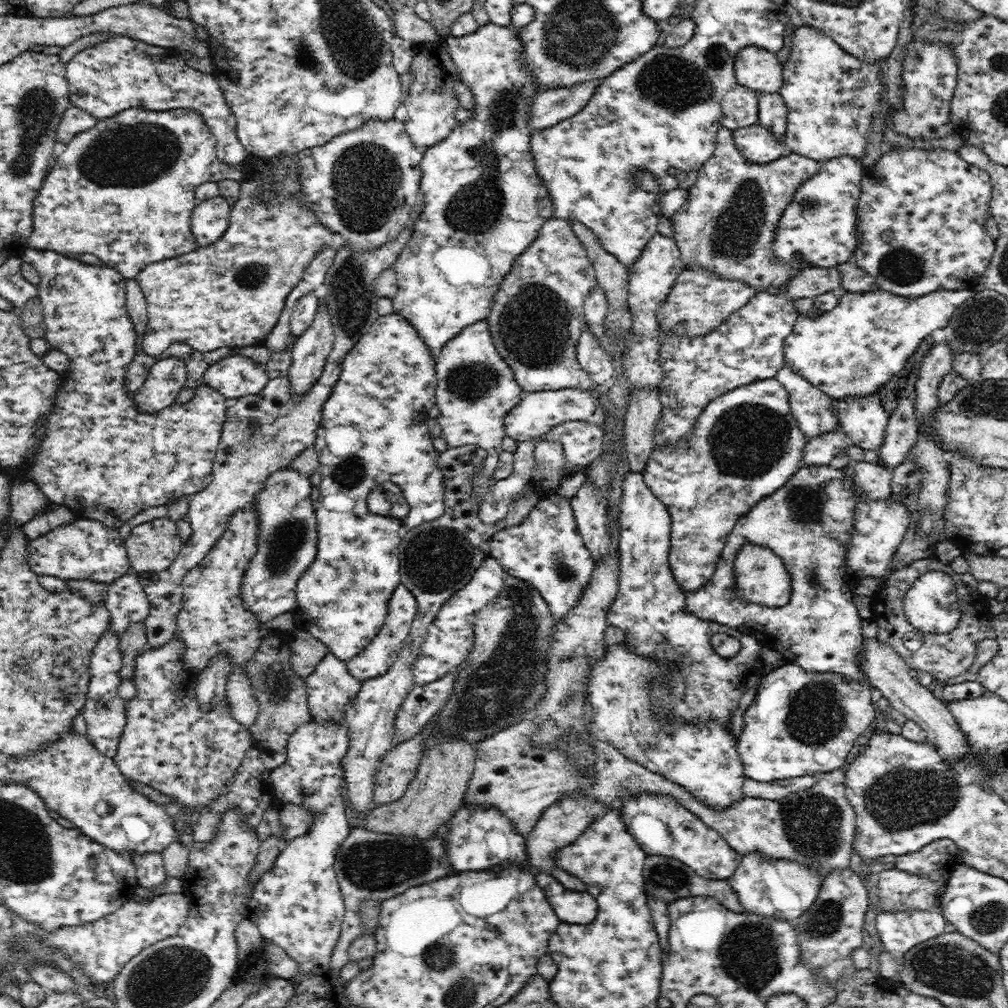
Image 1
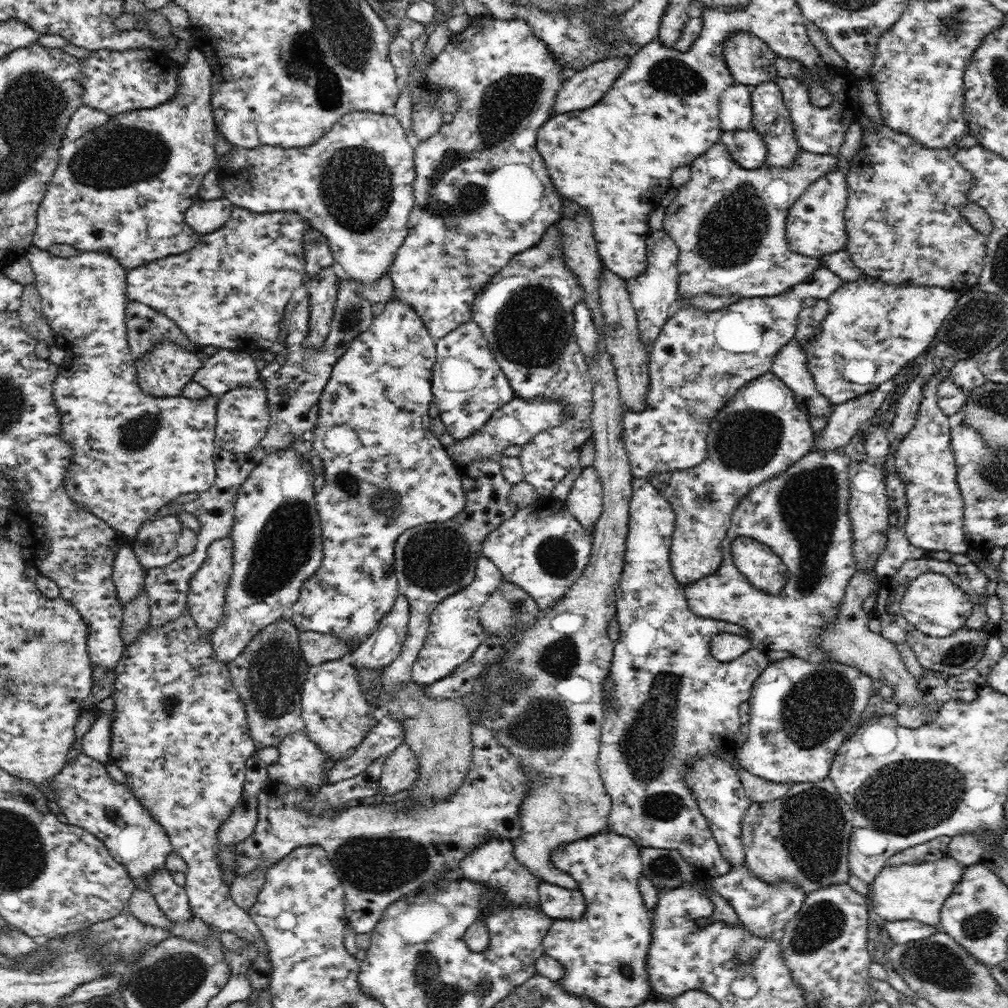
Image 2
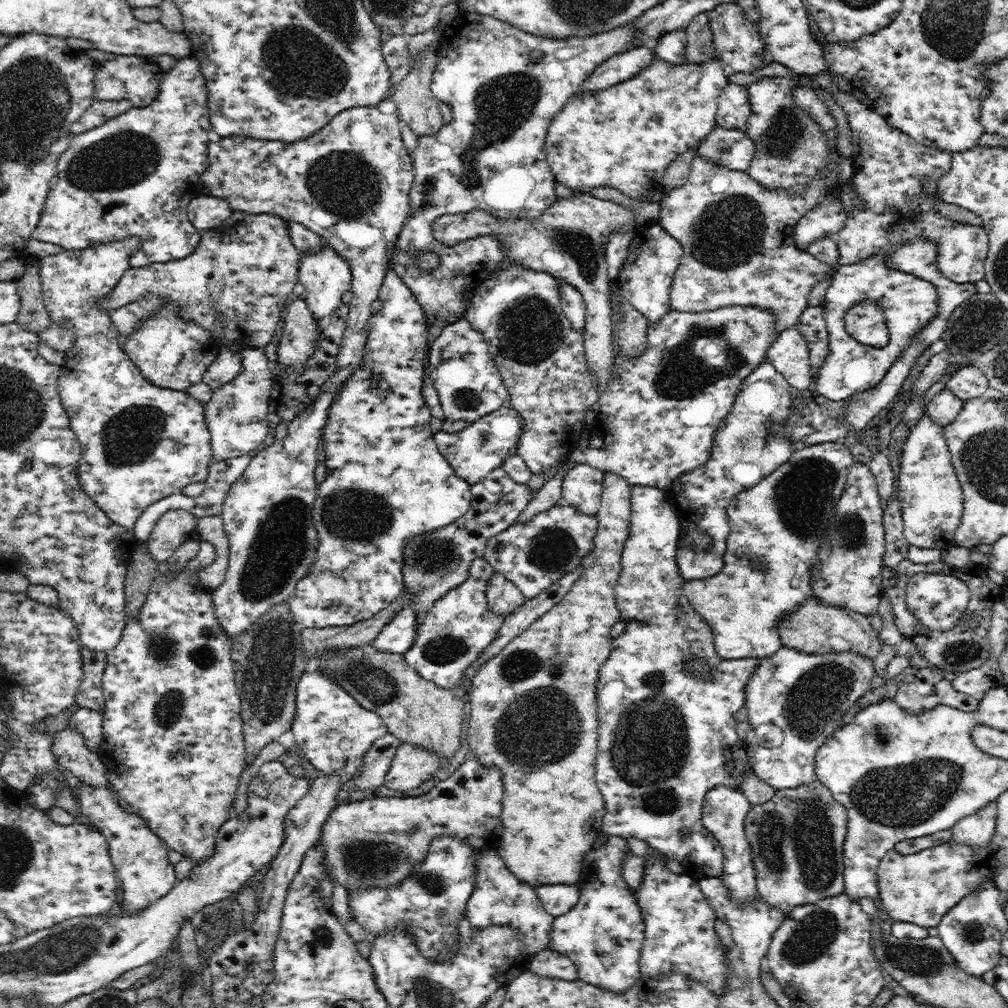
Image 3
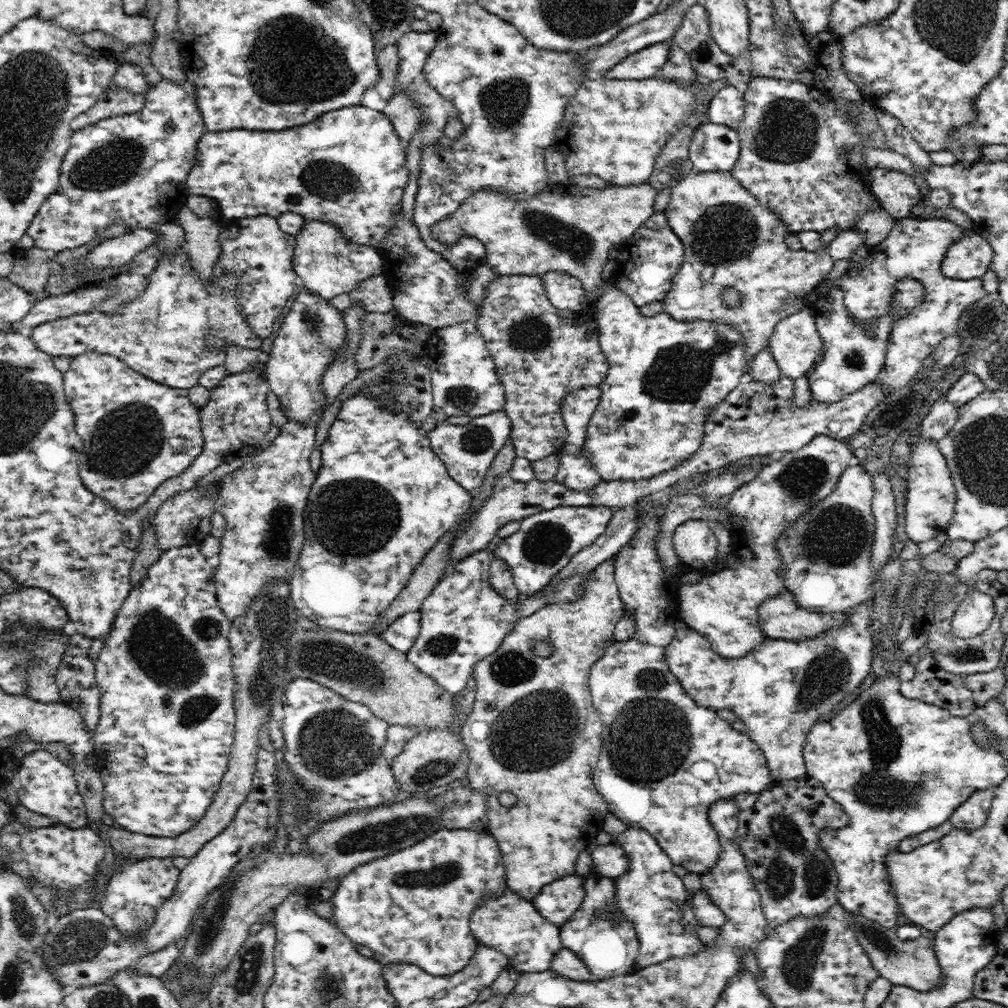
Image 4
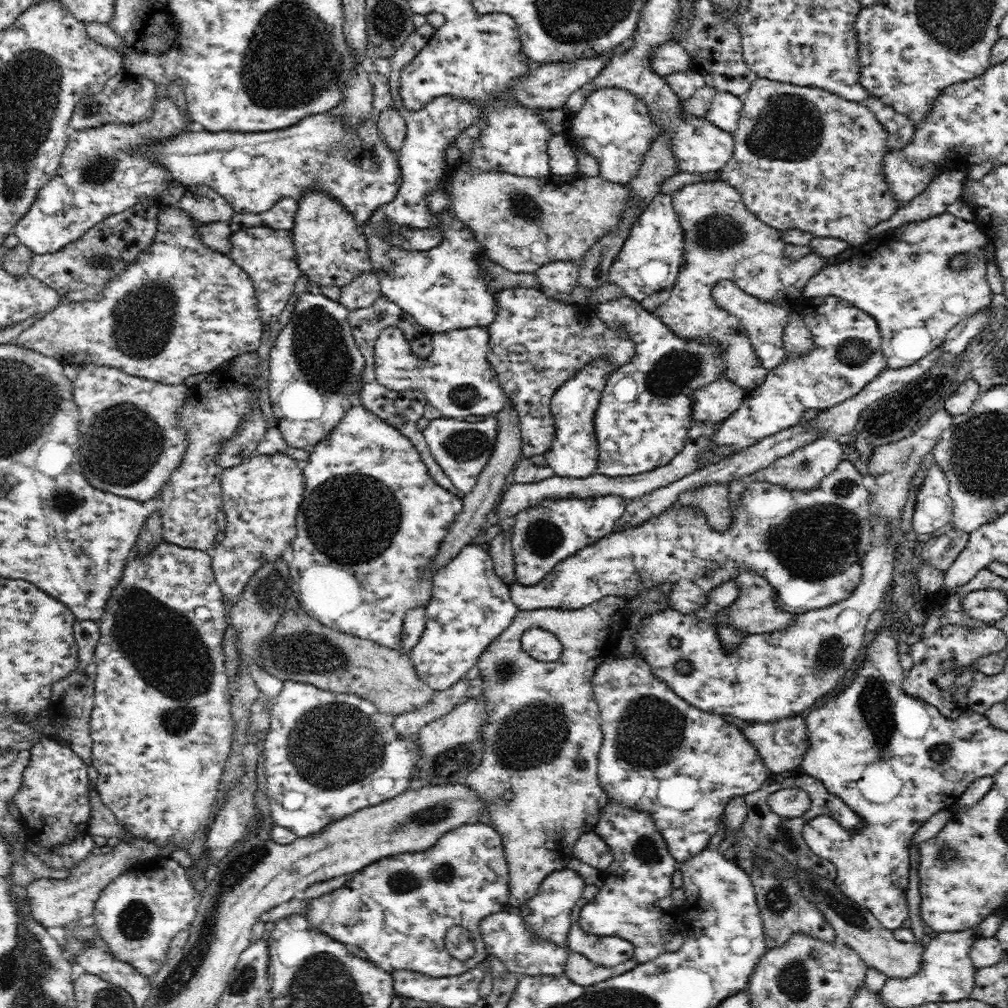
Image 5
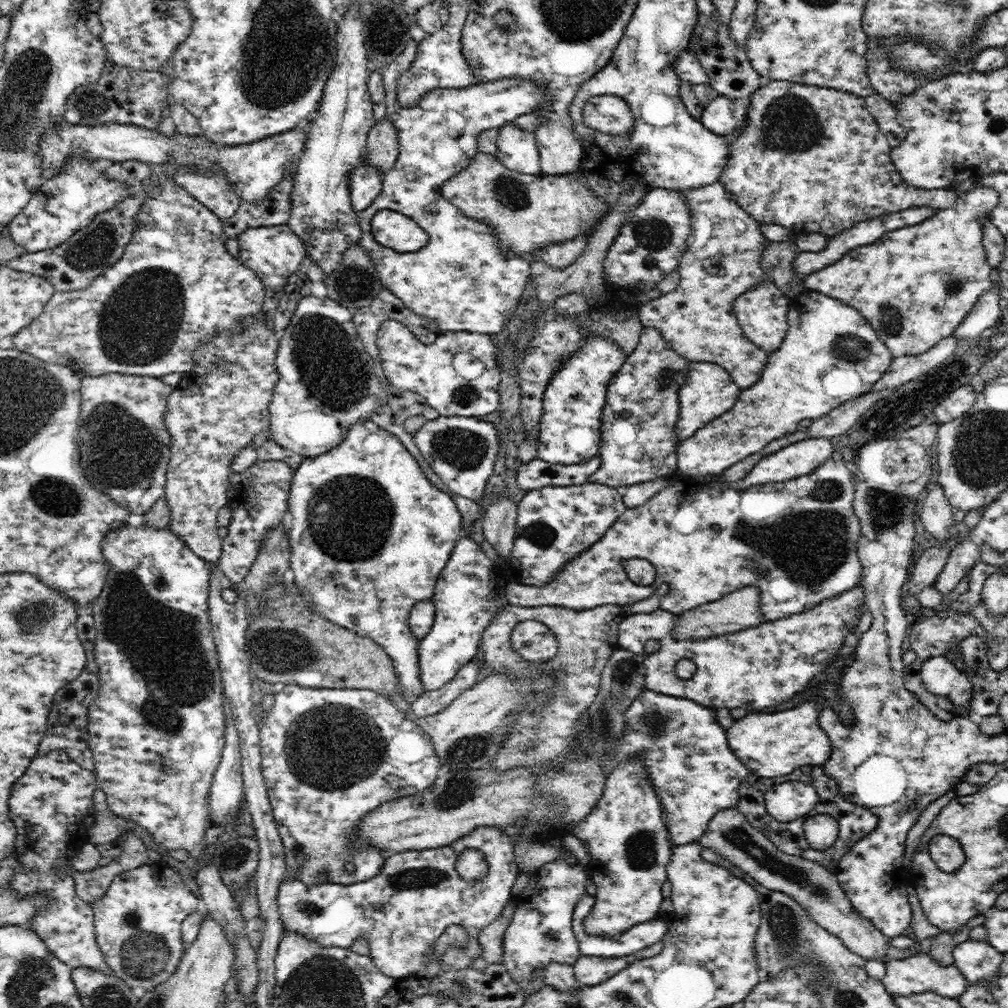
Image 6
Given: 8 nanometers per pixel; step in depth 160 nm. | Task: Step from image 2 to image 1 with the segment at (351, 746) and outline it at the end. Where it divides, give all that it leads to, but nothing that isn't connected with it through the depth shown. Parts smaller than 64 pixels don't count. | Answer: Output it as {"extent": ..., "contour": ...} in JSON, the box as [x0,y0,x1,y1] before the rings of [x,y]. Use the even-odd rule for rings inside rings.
{"extent":[305,652,363,725],"contour":[[[328,652],[315,671],[306,678],[305,683],[312,719],[316,719],[324,725],[333,725],[345,717],[345,708],[357,696],[363,681],[350,674],[345,661],[340,660],[334,653]]]}

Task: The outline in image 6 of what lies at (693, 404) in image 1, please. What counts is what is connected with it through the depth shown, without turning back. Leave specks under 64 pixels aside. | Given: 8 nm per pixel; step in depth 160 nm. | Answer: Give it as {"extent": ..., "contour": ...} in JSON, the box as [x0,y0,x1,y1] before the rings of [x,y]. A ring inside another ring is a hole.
{"extent":[587,327,688,490],"contour":[[[643,327],[639,348],[627,356],[614,375],[602,414],[600,466],[587,480],[623,490],[629,486],[666,477],[678,470],[676,424],[680,413],[678,390],[686,384],[688,364],[670,349],[660,331]]]}

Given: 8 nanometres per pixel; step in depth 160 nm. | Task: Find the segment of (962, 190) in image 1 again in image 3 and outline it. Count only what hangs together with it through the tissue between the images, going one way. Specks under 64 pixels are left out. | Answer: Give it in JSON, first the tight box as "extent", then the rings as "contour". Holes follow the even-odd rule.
{"extent":[813,72,989,283],"contour":[[[820,72],[813,79],[820,84],[822,88],[830,92],[836,102],[846,112],[847,119],[851,128],[853,155],[850,157],[854,165],[854,176],[850,182],[854,188],[854,192],[858,196],[858,200],[864,204],[862,210],[852,210],[846,219],[844,228],[838,232],[836,236],[836,244],[838,247],[838,263],[856,264],[860,260],[870,258],[874,254],[881,252],[884,258],[890,258],[890,254],[894,252],[894,248],[902,242],[908,242],[912,238],[921,236],[926,240],[933,240],[937,248],[937,265],[940,272],[947,280],[956,283],[975,283],[984,279],[985,276],[985,260],[989,249],[989,238],[982,225],[968,225],[960,223],[941,216],[934,209],[934,204],[938,200],[938,195],[928,195],[922,186],[922,180],[939,180],[940,176],[944,176],[950,170],[950,151],[943,151],[939,148],[922,145],[914,139],[910,138],[906,133],[899,131],[897,128],[890,126],[883,116],[868,106],[861,104],[852,93],[840,90],[836,84],[836,78],[827,72]]]}

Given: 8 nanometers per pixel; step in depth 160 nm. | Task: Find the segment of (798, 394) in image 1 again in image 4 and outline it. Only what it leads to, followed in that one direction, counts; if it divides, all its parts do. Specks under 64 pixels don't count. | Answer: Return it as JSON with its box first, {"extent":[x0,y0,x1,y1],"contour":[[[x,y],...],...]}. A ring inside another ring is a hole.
{"extent":[769,306,823,380],"contour":[[[807,306],[776,325],[774,332],[772,332],[769,346],[770,353],[772,353],[772,357],[778,363],[778,368],[781,370],[782,375],[790,377],[792,380],[807,375],[807,371],[812,369],[816,357],[823,353],[823,341],[819,336],[814,316]]]}

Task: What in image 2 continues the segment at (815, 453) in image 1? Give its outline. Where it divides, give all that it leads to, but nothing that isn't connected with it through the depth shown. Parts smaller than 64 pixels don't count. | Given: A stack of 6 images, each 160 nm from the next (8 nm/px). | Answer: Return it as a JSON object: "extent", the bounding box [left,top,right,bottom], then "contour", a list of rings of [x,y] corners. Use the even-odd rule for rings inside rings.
{"extent":[815,388,887,452],"contour":[[[878,388],[844,404],[833,405],[828,424],[816,440],[815,450],[842,452],[857,431],[874,417],[887,394]]]}

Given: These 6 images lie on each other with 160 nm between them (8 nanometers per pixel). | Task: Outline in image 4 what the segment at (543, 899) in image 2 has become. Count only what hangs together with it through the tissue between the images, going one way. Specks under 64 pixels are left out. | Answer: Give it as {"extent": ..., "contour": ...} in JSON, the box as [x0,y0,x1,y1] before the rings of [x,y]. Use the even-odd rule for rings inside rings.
{"extent":[532,876,585,927],"contour":[[[564,876],[546,884],[532,900],[542,917],[561,927],[580,908],[585,896],[585,877]]]}

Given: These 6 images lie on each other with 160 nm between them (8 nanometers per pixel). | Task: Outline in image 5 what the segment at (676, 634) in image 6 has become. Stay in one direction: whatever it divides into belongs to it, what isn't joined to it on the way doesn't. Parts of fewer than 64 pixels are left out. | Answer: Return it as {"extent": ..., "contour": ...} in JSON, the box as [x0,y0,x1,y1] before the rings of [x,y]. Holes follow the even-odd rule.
{"extent":[713,569,796,635],"contour":[[[742,569],[734,579],[738,583],[738,586],[740,586],[740,594],[738,594],[738,598],[734,600],[734,604],[730,608],[724,608],[716,616],[713,616],[714,621],[718,619],[718,623],[726,623],[726,625],[734,627],[737,631],[744,631],[750,635],[776,632],[776,630],[788,628],[794,622],[796,615],[778,608],[774,587],[762,575],[750,569],[747,571]]]}

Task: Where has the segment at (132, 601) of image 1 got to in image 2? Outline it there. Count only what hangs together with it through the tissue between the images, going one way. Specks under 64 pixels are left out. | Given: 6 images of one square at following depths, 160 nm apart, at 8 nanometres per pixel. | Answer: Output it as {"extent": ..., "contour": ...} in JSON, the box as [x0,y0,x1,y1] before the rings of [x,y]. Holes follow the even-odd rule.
{"extent":[112,544,146,607],"contour":[[[124,544],[113,562],[112,578],[122,607],[126,606],[140,590],[145,588],[146,570],[142,568],[134,548]]]}

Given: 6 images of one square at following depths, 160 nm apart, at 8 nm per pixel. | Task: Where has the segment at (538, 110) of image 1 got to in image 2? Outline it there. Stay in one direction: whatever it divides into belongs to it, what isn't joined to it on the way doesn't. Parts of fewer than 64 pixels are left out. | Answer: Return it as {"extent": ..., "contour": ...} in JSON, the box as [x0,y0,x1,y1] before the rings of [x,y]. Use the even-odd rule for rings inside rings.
{"extent":[551,57,629,116],"contour":[[[629,57],[606,58],[569,75],[554,99],[551,116],[594,106],[626,70]]]}

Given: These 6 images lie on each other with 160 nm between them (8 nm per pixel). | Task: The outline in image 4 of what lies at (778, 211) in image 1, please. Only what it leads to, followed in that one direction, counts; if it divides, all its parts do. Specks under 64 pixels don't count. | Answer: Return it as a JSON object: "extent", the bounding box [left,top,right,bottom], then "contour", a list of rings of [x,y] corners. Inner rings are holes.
{"extent":[663,171,833,382],"contour":[[[690,171],[671,188],[671,199],[664,213],[670,228],[683,242],[684,256],[674,276],[672,288],[663,301],[663,311],[681,322],[706,320],[726,323],[738,329],[746,342],[746,365],[740,382],[750,382],[749,370],[753,358],[769,346],[772,332],[778,323],[808,305],[809,295],[828,276],[833,258],[826,250],[820,250],[817,254],[808,254],[804,249],[790,250],[785,241],[789,230],[782,223],[782,217],[761,205],[730,171]],[[725,289],[734,289],[740,293],[742,300],[739,306],[727,308],[723,304],[721,295]]]}

